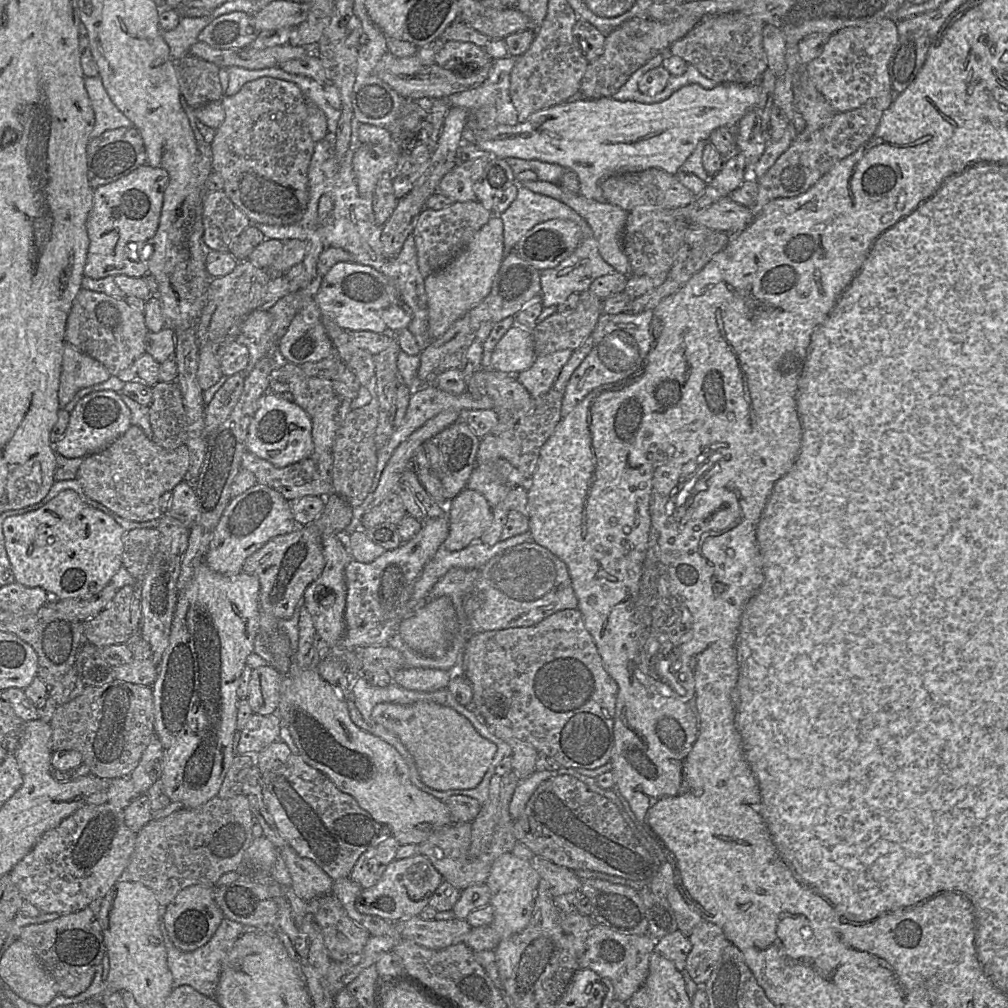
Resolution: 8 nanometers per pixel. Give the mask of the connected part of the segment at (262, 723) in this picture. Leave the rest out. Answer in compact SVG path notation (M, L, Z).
M278 712L271 715L253 713L241 731L235 732L234 749L238 755L254 755L279 740L281 718Z

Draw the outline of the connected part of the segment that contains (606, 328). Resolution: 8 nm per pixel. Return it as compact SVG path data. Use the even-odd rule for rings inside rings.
M652 310L639 314L602 314L593 330L592 348L571 375L563 395L561 417L567 416L583 398L601 385L622 381L637 374L651 349Z

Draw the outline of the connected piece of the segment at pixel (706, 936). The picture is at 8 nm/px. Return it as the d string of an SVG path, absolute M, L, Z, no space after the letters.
M705 920L693 929L688 940L692 948L682 973L703 986L730 942L717 925Z

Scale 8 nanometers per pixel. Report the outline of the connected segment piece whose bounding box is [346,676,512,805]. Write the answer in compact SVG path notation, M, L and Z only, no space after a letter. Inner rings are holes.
M363 676L360 677L350 677L349 682L349 688L351 691L351 696L348 698L347 704L348 704L348 710L351 720L355 725L357 725L359 728L375 735L393 746L398 753L401 755L405 763L407 764L409 768L409 776L411 782L417 786L420 790L427 792L429 795L432 795L433 797L445 801L449 797L453 795L464 795L471 798L476 799L481 805L483 805L489 796L489 786L491 778L496 774L496 768L499 765L499 763L505 758L510 757L512 754L512 748L511 746L505 742L504 740L498 738L495 736L486 726L486 724L483 722L483 719L479 716L478 713L473 712L472 710L468 709L467 707L464 707L460 705L452 696L451 692L448 690L448 688L443 688L434 692L419 692L419 691L413 691L413 690L407 690L398 684L391 681L387 686L385 687L378 687L371 685ZM419 701L429 701L429 702L435 702L437 704L450 707L457 711L459 714L467 718L473 727L476 729L476 731L484 738L488 739L489 741L493 742L497 746L496 754L489 766L489 769L485 773L483 779L481 782L472 789L453 789L453 790L447 790L447 791L438 791L434 790L430 787L428 787L424 782L422 781L418 769L414 760L414 757L412 754L407 750L407 748L402 744L402 742L399 740L399 738L388 731L384 726L381 724L373 723L371 721L371 712L373 708L381 703L396 703L396 704L412 704Z

